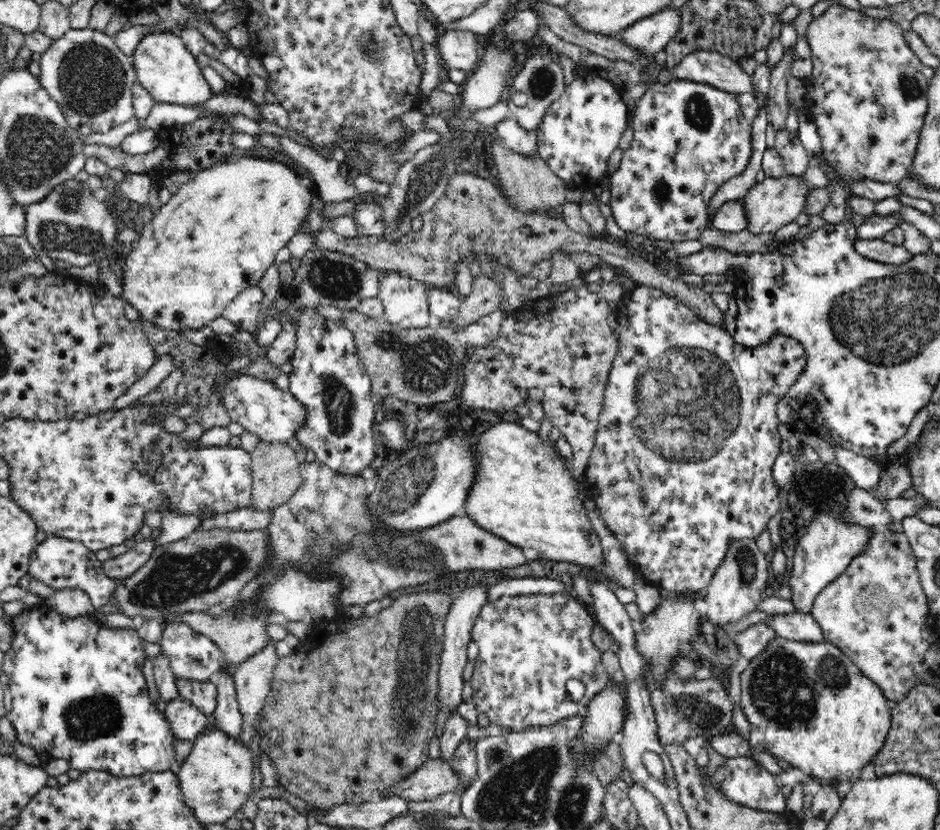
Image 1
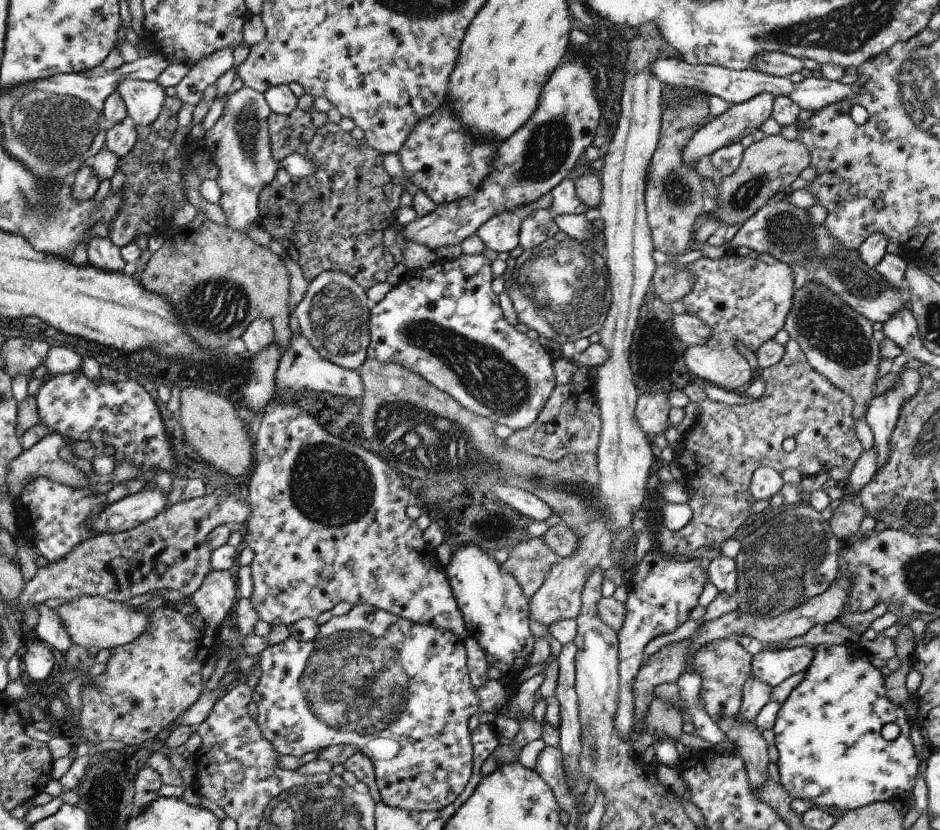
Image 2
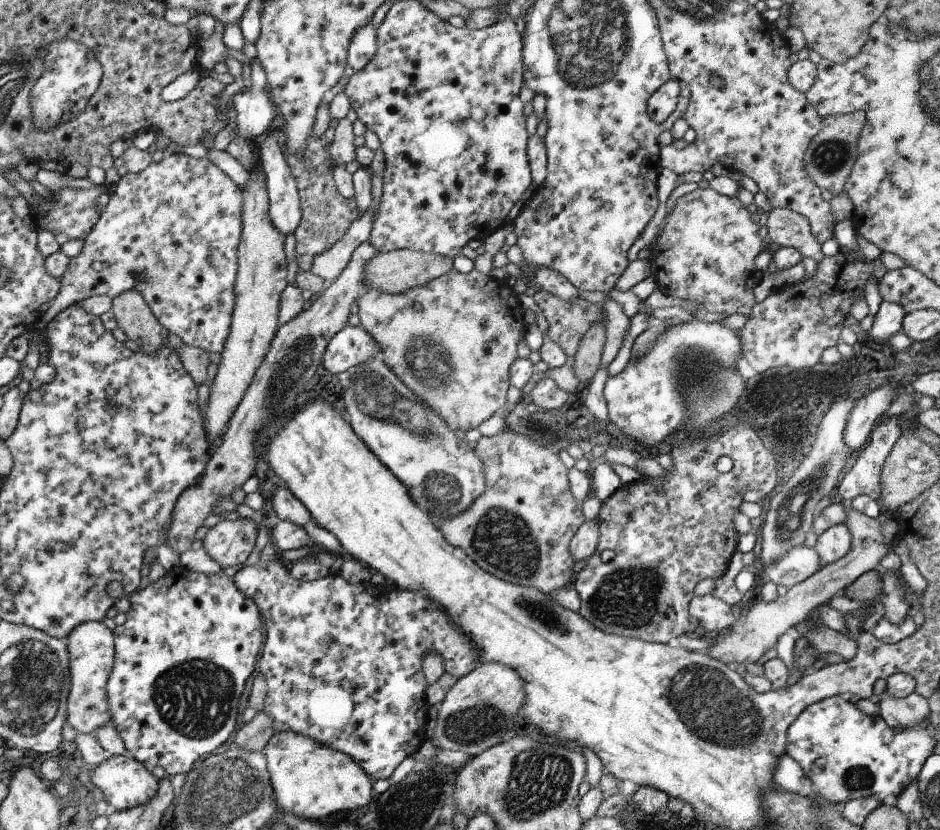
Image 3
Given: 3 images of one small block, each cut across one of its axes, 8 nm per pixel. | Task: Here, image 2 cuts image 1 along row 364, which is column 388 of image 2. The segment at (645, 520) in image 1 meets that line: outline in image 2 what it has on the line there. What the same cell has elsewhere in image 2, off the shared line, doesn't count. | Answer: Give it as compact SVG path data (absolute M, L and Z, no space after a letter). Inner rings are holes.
M368 604L354 605L352 610L344 616L336 616L322 624L320 632L310 642L298 642L291 635L284 642L269 645L260 652L260 668L256 688L252 700L257 714L260 730L263 736L272 742L280 755L292 755L302 757L309 752L319 752L328 746L350 744L356 750L366 754L375 764L375 780L379 786L380 798L388 807L397 807L408 811L438 811L456 802L458 796L464 792L466 784L470 782L473 770L473 747L471 744L470 728L468 721L472 715L480 713L480 700L476 689L469 680L467 670L467 653L463 640L450 630L422 626L410 620L404 620L400 616L394 616L378 607Z

